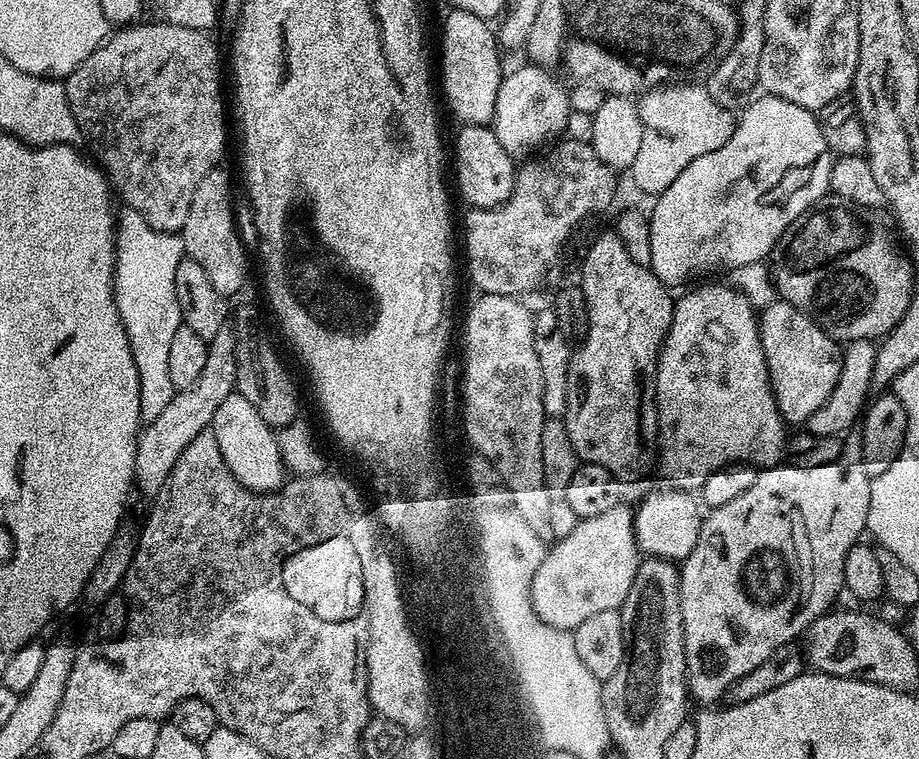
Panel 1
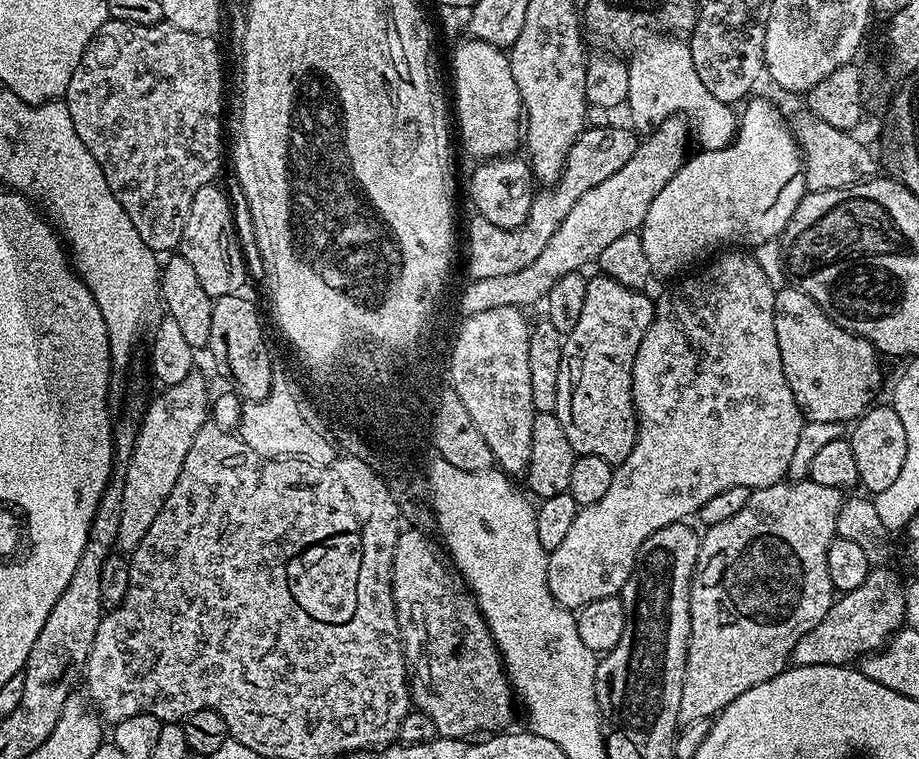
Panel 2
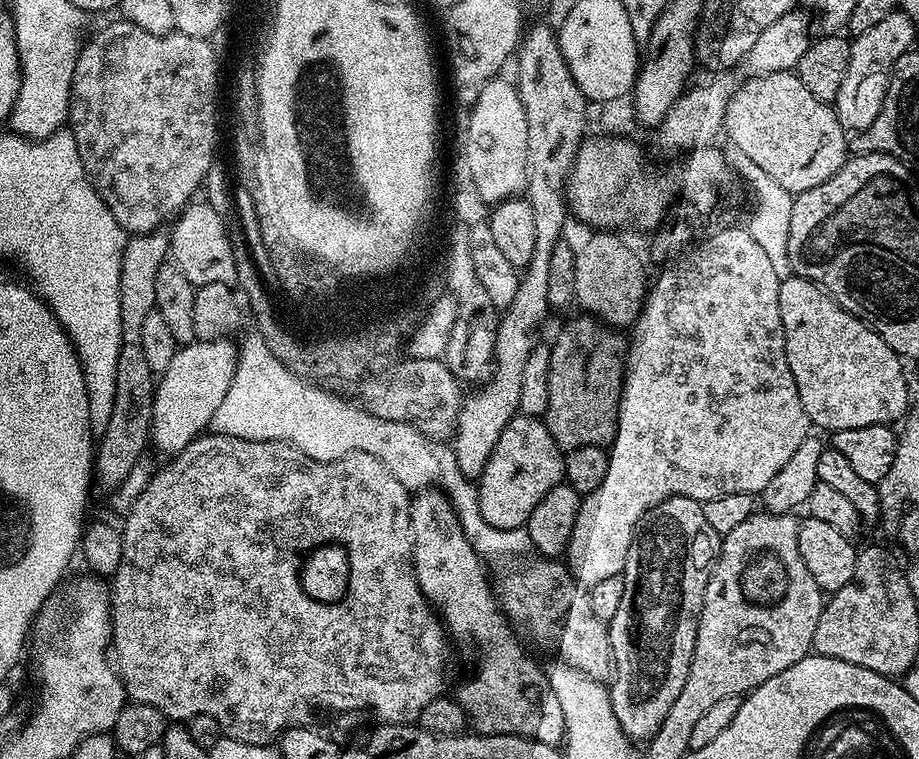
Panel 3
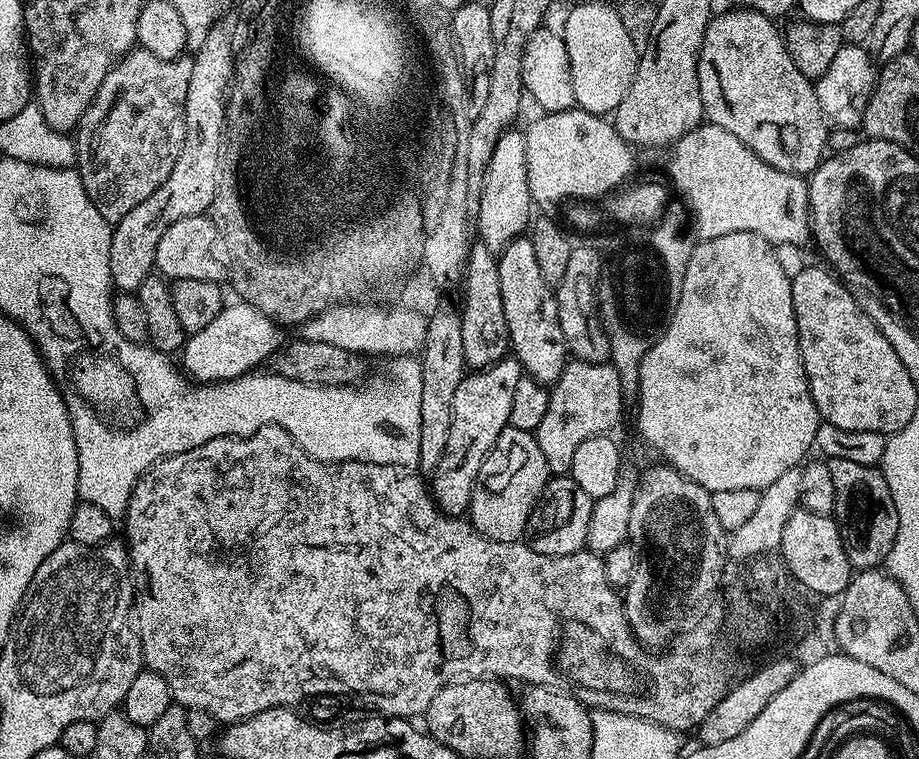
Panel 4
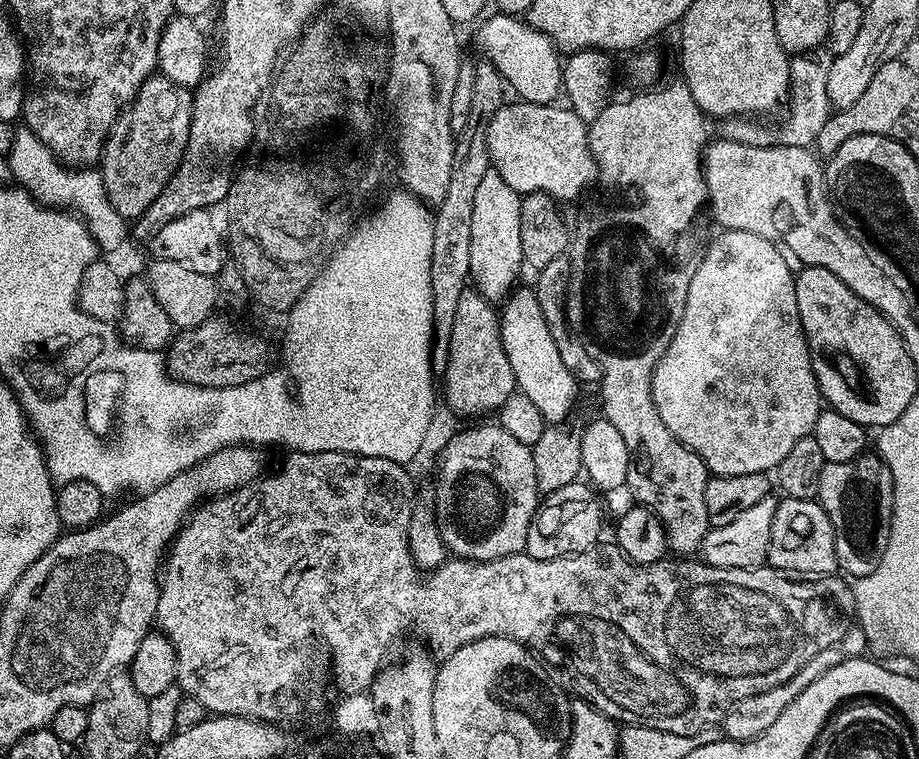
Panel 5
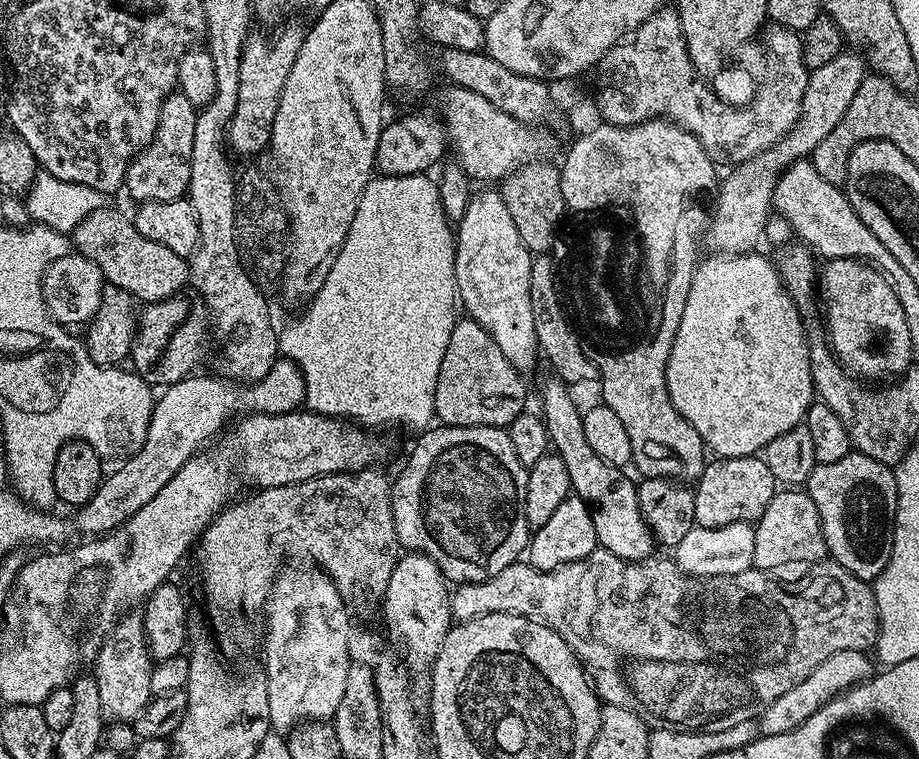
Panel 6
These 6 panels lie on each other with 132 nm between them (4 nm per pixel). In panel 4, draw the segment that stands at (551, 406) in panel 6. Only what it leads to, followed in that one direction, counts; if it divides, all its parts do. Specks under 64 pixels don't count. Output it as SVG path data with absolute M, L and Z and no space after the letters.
M527 235L512 240L498 254L498 282L502 282L502 310L506 314L508 342L511 355L520 362L521 369L545 386L556 383L562 374L569 350L562 338L558 322L558 302L553 285L542 278L534 246Z

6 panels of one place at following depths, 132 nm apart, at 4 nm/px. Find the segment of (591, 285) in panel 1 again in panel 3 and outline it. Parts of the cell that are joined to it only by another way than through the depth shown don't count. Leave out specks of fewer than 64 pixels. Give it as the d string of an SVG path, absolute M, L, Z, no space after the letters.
M581 315L581 320L572 320L560 333L556 336L556 341L551 341L550 347L552 353L550 354L550 406L546 413L546 423L550 434L560 445L561 449L571 450L574 448L581 448L582 446L594 446L599 444L601 446L611 445L612 439L616 436L616 427L618 426L618 410L620 409L620 395L624 389L624 366L626 357L628 355L628 340L625 339L617 329L609 328L607 324L587 315Z

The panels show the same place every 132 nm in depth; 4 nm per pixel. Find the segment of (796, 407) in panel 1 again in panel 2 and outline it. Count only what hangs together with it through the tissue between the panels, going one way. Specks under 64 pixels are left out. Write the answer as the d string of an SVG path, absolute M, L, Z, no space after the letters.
M791 286L779 289L774 302L774 334L778 334L778 350L782 354L782 370L786 370L786 382L790 382L796 405L809 421L835 424L855 422L873 407L877 399L876 391L880 388L881 353L863 336L856 336L835 324L822 310L822 306L814 302L814 298Z

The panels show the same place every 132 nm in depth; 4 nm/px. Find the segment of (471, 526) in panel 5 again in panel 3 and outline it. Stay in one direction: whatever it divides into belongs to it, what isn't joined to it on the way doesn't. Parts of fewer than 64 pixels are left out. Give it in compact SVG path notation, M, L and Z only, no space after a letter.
M516 415L506 430L502 430L498 446L494 446L484 472L478 478L482 518L498 530L525 527L530 514L534 514L534 506L546 498L554 485L564 480L564 458L565 453L541 417Z

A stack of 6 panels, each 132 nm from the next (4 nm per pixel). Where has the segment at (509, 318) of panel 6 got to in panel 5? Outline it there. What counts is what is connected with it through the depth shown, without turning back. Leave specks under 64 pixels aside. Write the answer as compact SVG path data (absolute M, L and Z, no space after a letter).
M495 170L482 178L474 197L474 211L470 222L470 280L476 290L493 302L500 302L517 285L522 254L521 193L515 192Z

